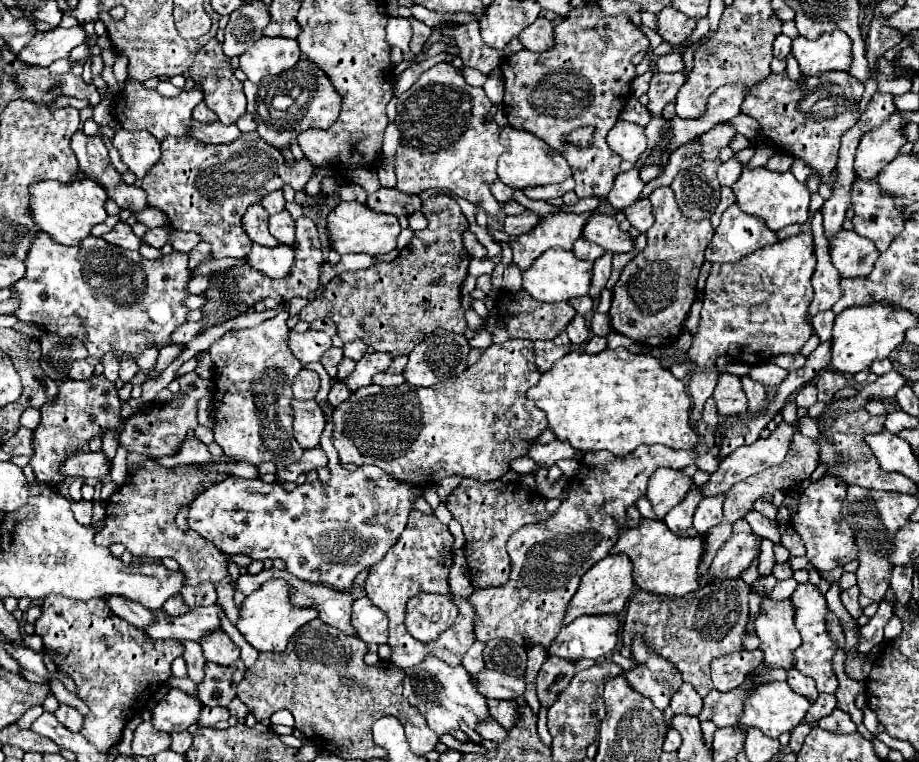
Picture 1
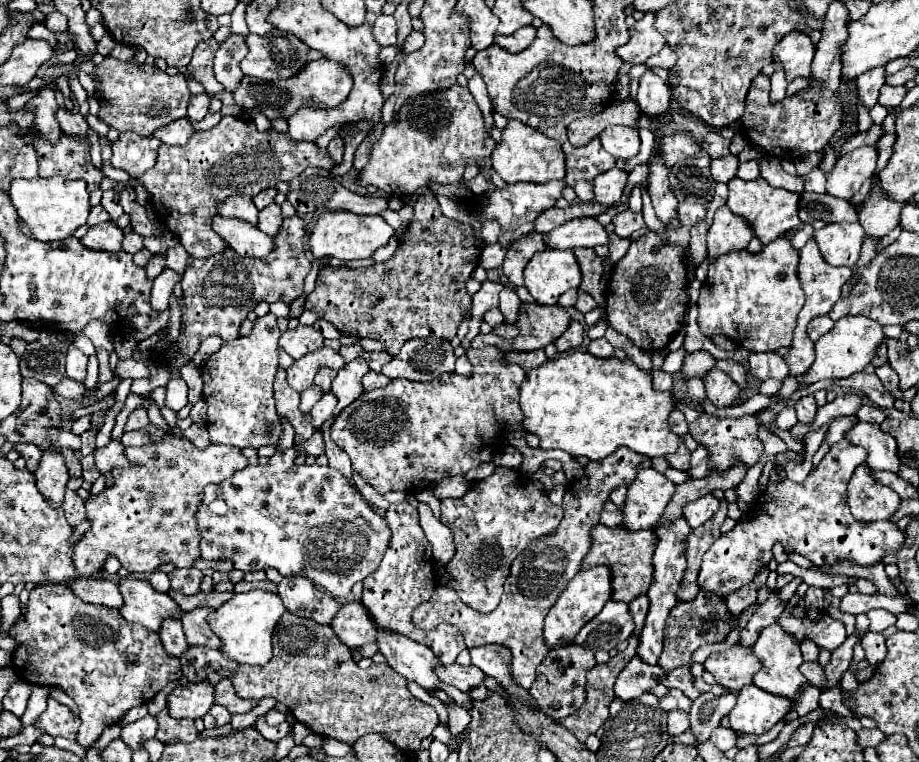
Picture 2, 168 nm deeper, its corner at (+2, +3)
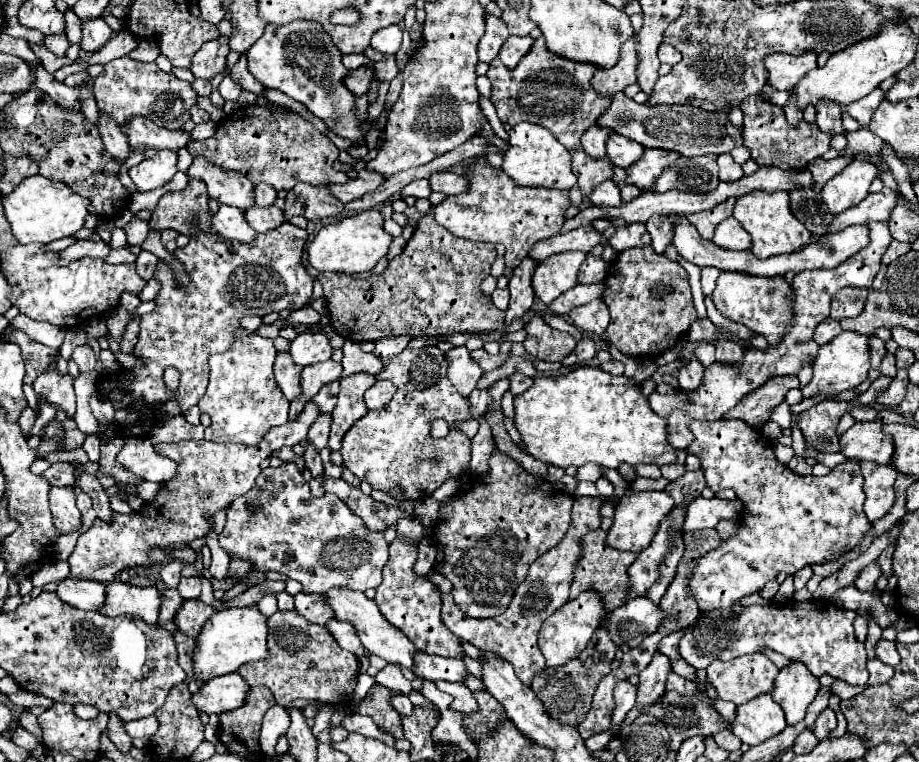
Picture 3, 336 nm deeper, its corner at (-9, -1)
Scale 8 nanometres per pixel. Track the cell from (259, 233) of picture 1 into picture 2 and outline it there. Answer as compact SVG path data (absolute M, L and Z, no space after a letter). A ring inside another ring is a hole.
M234 195L234 197L228 197L224 203L218 205L218 213L224 215L224 217L250 221L252 225L256 225L260 211L256 209L252 197L248 197L248 195Z

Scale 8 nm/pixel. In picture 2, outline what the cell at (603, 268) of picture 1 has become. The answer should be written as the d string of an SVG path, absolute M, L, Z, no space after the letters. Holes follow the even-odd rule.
M578 291L578 303L576 303L576 309L582 311L582 313L586 313L586 311L590 311L590 309L594 309L594 307L596 307L594 297L590 297L590 293L586 293L586 291Z

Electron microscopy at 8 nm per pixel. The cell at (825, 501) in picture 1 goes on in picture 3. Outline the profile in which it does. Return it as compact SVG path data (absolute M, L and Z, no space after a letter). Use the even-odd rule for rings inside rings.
M691 421L689 429L693 433L693 443L685 451L701 459L701 471L705 469L707 487L711 491L733 489L737 493L737 499L743 503L737 533L727 541L721 541L717 549L705 553L705 557L701 557L699 565L695 567L693 579L689 581L691 595L695 597L701 611L731 609L733 603L739 603L751 593L757 593L781 571L785 571L787 575L795 575L795 571L807 565L833 561L845 551L857 547L863 541L865 533L871 529L871 523L863 513L865 494L857 461L849 459L847 463L837 465L825 477L803 477L795 475L787 465L781 465L773 453L771 443L743 421Z

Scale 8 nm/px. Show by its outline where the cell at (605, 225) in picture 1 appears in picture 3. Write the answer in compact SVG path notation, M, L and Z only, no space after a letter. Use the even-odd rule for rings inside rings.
M583 225L575 231L559 233L545 241L537 241L537 245L533 245L533 249L529 251L529 257L533 261L543 261L549 255L563 253L563 251L585 251L587 253L599 243L601 243L601 235L591 225Z

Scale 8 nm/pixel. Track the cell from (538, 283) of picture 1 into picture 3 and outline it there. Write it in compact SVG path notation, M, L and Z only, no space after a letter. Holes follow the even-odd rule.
M567 251L557 253L553 257L547 257L541 261L533 275L533 289L535 295L549 305L555 297L569 291L577 285L577 271L581 263L585 261L585 253L581 251Z

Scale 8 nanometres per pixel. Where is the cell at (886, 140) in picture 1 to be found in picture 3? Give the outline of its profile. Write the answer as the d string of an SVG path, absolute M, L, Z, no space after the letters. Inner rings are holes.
M853 159L841 173L829 179L821 189L821 201L827 205L827 211L837 215L857 203L861 203L871 181L877 177L877 167L867 159Z

